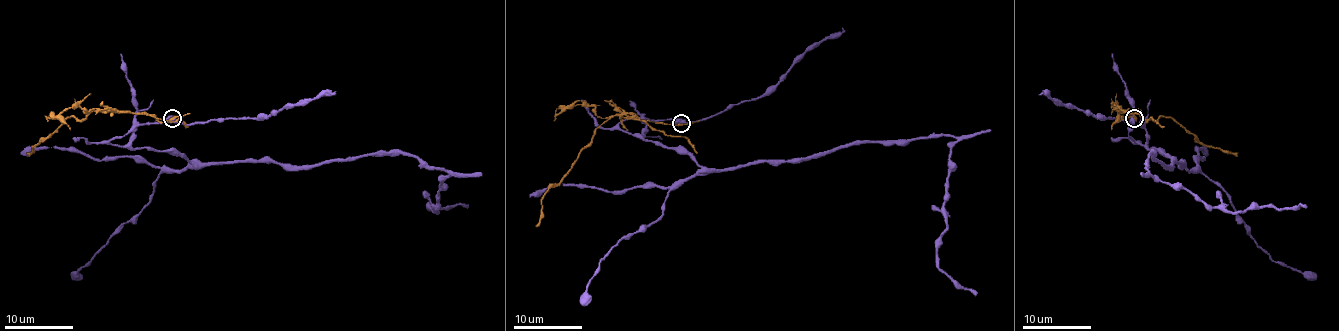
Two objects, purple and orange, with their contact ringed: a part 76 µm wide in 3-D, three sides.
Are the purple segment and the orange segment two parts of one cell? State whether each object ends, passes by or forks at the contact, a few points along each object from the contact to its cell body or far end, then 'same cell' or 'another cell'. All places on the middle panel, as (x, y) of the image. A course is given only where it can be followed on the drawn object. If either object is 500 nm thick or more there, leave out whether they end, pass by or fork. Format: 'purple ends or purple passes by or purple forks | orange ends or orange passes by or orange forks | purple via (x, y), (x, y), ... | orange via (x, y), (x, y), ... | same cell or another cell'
purple via (681, 123), (637, 117), (618, 126), (681, 146), (707, 169), (954, 136), (937, 264), (976, 295) | orange via (681, 124), (609, 116), (572, 169), (544, 194), (536, 227) | another cell

